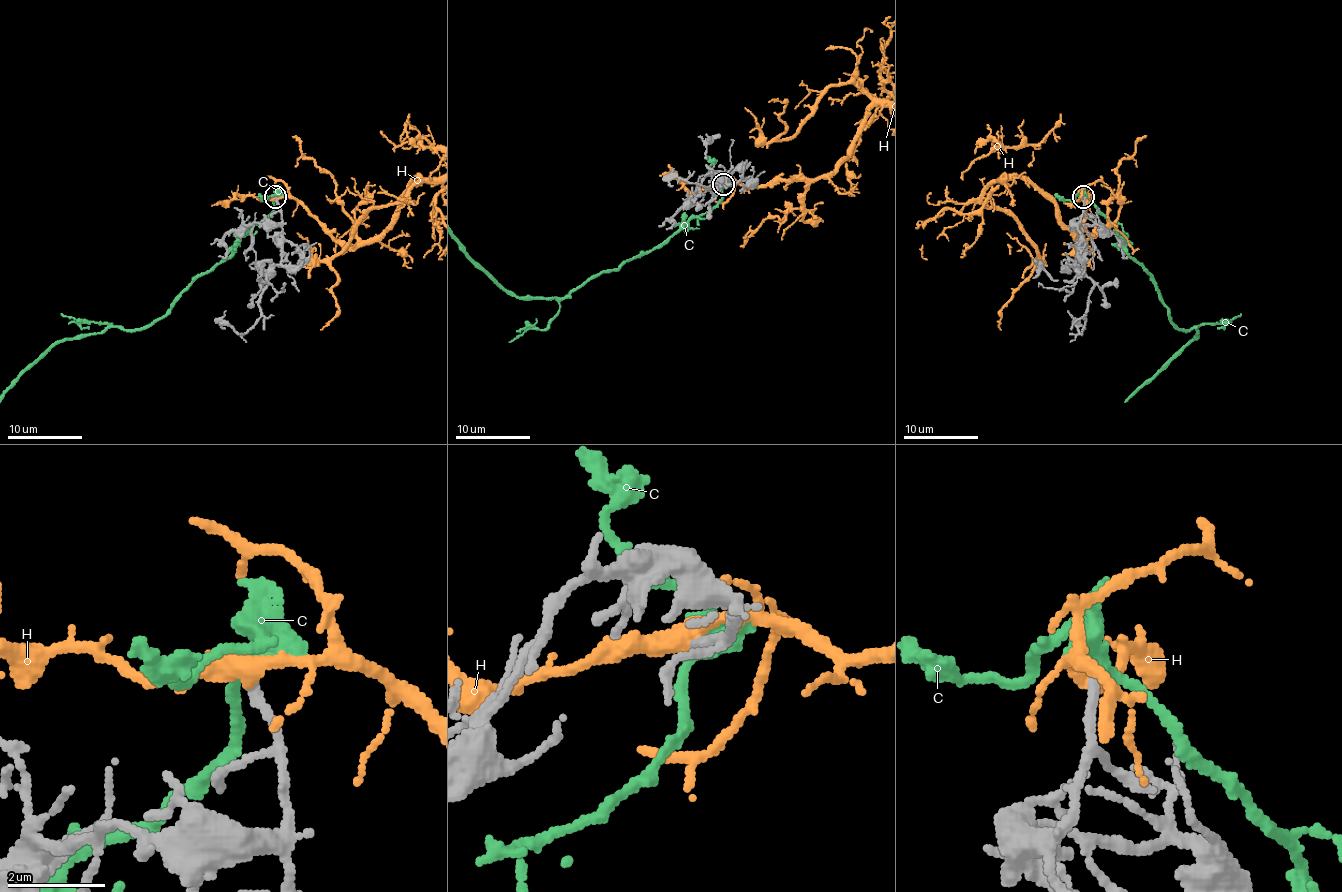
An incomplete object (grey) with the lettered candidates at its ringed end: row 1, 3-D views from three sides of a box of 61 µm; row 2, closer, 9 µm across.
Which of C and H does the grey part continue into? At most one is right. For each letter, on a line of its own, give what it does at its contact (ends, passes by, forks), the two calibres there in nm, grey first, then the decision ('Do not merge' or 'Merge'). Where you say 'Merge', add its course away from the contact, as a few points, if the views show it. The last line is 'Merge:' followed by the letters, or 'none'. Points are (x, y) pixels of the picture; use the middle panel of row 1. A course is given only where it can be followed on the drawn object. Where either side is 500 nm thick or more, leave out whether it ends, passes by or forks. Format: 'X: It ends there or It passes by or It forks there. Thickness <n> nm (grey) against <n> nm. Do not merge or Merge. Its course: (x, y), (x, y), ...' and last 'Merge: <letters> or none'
C: It forks there. Thickness 240 nm (grey) against 280 nm. Do not merge
H: It passes by. Thickness 240 nm (grey) against 380 nm. Do not merge
Merge: none

